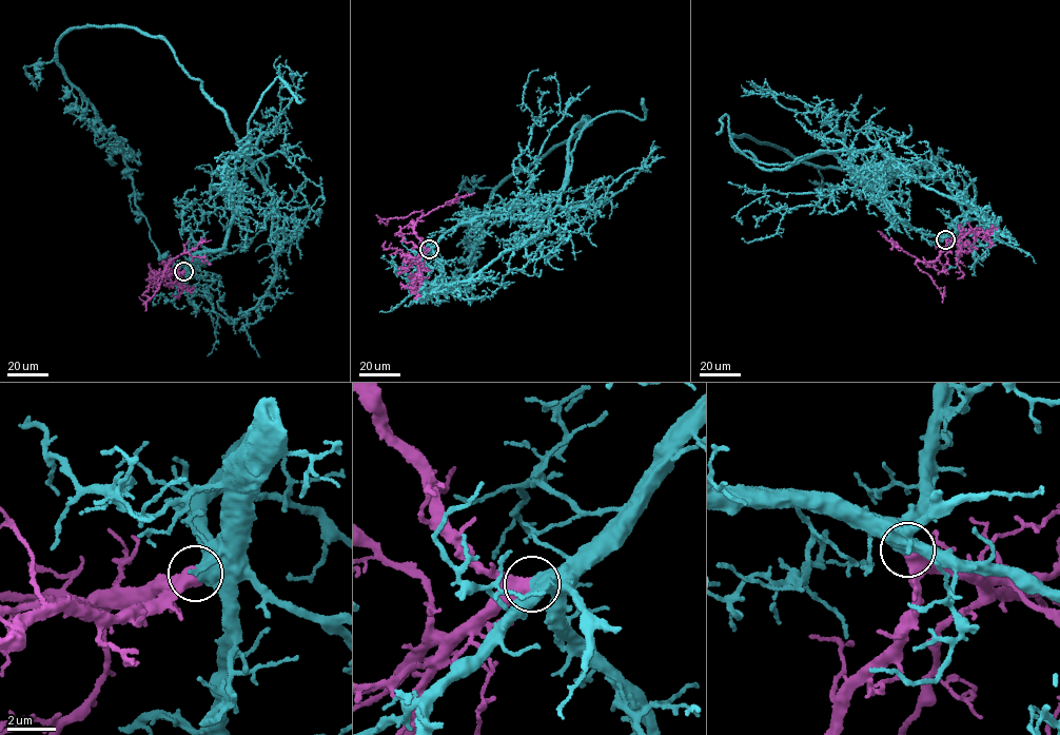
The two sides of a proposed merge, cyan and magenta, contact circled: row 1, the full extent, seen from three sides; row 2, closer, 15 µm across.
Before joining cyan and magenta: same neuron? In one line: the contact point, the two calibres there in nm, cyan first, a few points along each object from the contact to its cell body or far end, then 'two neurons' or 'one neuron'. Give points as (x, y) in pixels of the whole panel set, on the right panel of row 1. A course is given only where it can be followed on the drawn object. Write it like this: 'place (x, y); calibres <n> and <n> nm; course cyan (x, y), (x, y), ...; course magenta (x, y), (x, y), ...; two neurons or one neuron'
place (945, 239); calibres 750 and 650 nm; course cyan (945, 239), (830, 152), (769, 171), (731, 138), (824, 168), (931, 168), (962, 206), (949, 227); course magenta (945, 239), (945, 248), (931, 262), (920, 260), (892, 244), (889, 249); one neuron

